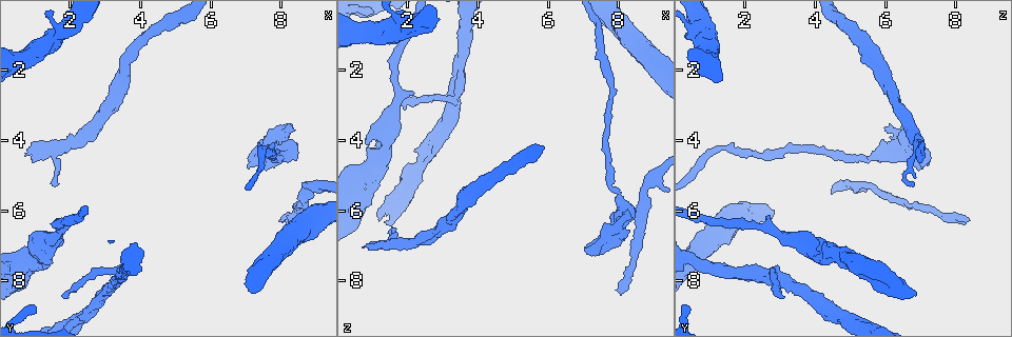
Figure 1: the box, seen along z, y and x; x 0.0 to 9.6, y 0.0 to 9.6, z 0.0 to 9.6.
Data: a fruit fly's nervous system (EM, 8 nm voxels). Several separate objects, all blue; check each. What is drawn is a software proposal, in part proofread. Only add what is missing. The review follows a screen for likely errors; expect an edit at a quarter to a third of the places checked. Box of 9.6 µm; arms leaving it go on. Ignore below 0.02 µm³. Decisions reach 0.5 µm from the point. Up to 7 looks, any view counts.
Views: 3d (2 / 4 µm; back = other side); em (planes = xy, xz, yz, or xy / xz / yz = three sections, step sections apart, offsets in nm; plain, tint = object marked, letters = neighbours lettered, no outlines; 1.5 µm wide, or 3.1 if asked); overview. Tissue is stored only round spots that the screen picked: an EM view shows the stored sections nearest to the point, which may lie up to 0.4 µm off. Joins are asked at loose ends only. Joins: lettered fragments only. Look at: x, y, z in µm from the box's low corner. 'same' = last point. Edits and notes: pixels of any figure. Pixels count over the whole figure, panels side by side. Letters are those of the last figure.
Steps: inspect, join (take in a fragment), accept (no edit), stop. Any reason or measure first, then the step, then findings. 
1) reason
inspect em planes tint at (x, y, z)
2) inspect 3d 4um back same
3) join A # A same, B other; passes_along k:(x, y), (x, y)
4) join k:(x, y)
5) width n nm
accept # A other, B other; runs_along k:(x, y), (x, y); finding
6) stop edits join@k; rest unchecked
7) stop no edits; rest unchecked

branch stops here
inspect 3d 4um at (1.90, 8.45, 3.05)

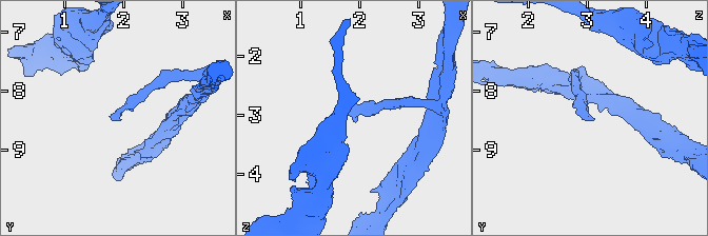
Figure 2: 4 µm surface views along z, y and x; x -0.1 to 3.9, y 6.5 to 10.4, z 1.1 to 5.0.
inspect em xy step 8 tint at (1.90, 8.45, 3.10)

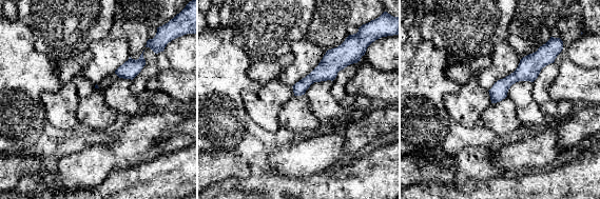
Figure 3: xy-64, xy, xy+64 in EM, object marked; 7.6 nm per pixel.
cut it another way
inspect em planes letters same

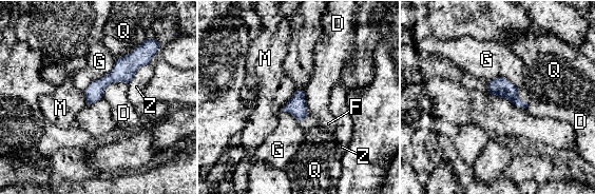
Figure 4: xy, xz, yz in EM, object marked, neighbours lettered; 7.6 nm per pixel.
accept # D other, F other, G other, M other, Q other, Z other; runs_along 4:(132, 55), (92, 95), (89, 101); none of them fits

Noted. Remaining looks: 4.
an open end
inspect 3d 2um back at (0.70, 4.35, 7.05)

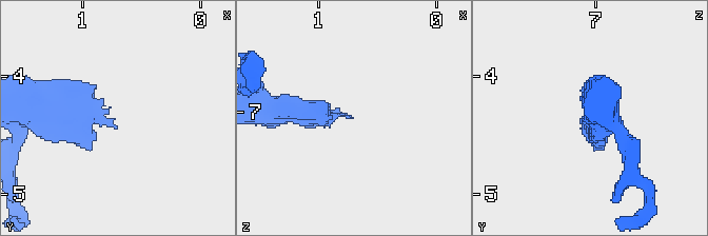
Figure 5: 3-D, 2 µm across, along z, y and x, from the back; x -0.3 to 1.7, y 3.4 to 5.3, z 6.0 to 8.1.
shape alone is not enough
inspect em xy step 4 letters at (0.74, 4.38, 7.04)

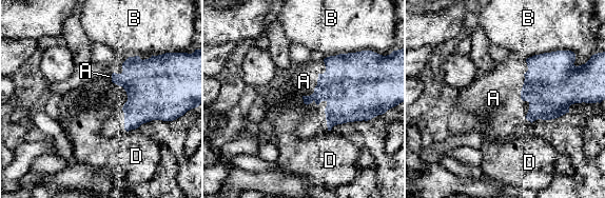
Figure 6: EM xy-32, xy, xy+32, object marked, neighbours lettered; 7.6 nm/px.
inspect em planes letters same

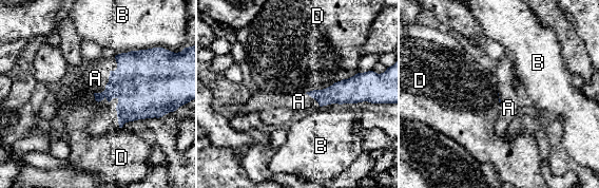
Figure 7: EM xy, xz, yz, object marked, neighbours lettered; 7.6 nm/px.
join A # A same, B other, D other; the neuron continues

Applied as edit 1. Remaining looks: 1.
branch stops here
inspect em xz step 8 letters at (8.25, 3.60, 5.95)

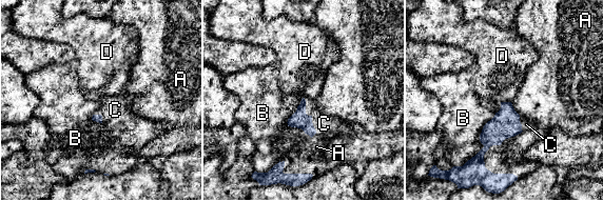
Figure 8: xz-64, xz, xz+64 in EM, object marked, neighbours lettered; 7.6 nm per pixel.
join C # A other, B other, C same, D other; passes_along 8:(299, 119), (309, 116), (324, 123); it goes on there

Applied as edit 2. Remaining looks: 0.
stop edits join@7, join@8; rest unchecked

